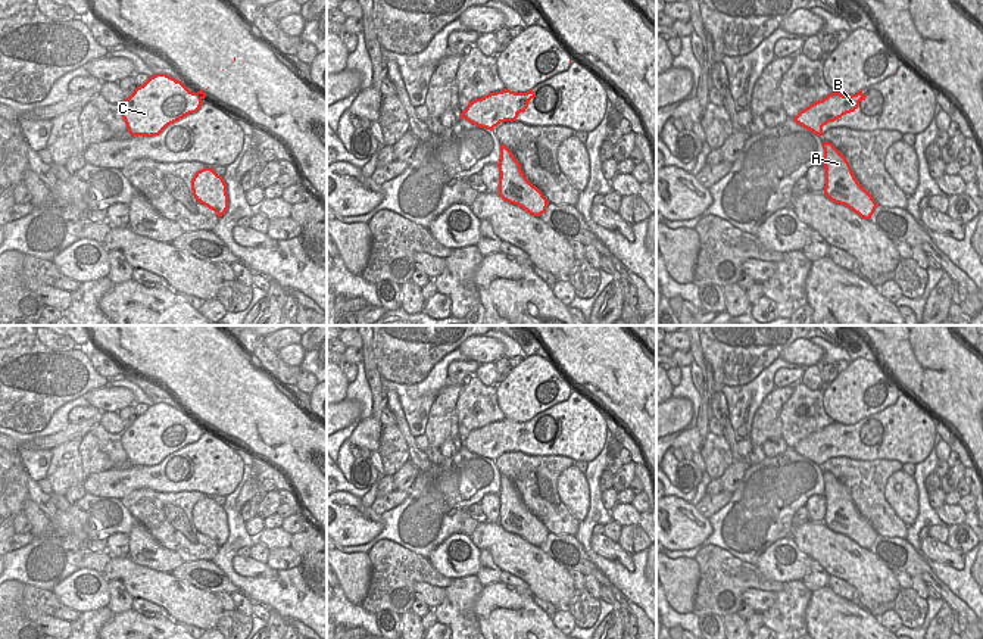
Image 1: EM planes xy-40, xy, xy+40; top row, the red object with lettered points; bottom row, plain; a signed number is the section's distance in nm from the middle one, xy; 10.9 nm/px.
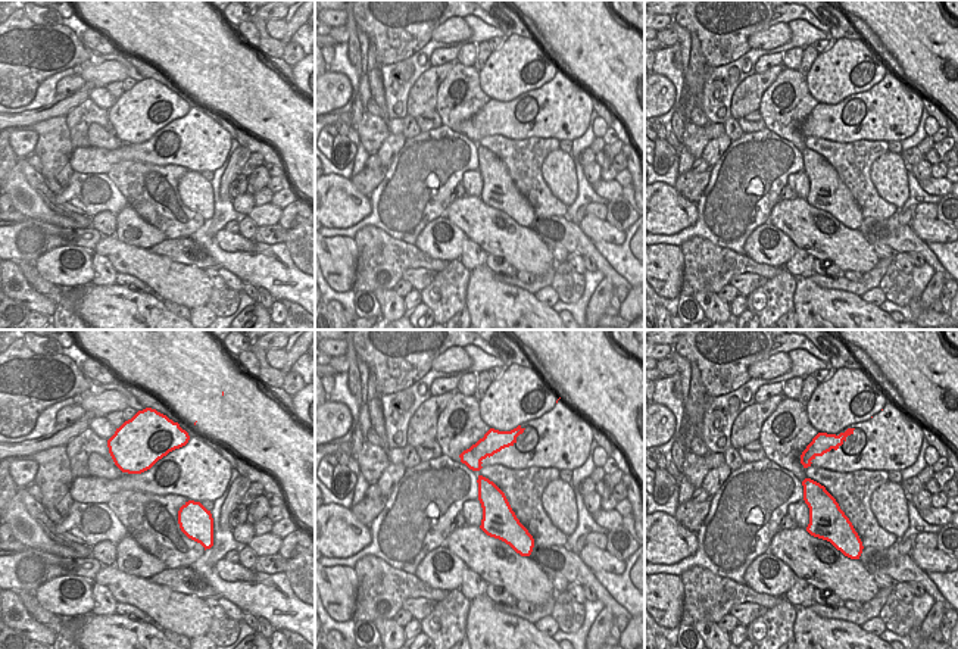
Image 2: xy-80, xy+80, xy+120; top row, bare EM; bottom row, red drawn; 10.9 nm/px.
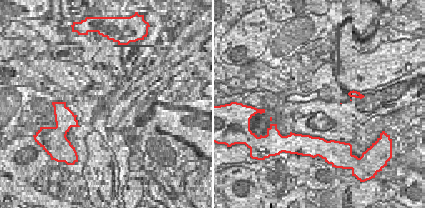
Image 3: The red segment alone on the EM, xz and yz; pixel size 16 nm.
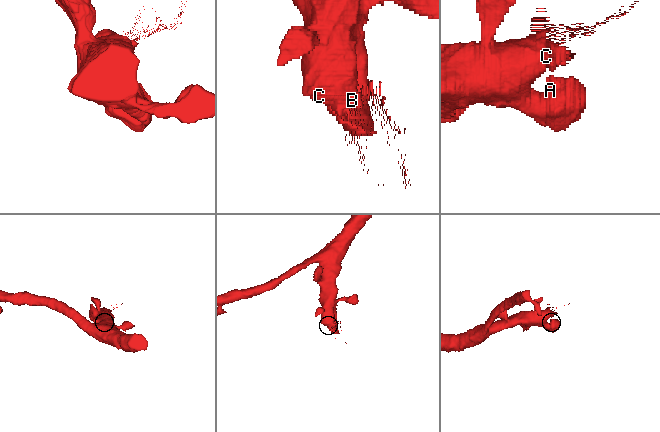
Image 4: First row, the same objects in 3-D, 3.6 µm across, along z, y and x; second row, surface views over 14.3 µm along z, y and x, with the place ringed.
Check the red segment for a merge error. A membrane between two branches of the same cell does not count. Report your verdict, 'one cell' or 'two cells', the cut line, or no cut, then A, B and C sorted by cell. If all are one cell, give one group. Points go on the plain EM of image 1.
one cell; no cut; A B C

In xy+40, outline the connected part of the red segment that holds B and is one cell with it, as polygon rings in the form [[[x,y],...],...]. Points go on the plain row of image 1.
[[[858,421],[852,426],[843,426],[840,423],[831,423],[823,430],[818,430],[803,440],[801,440],[793,449],[796,453],[812,461],[817,465],[823,465],[823,456],[828,452],[834,452],[846,443],[855,442],[861,430],[865,430],[867,424]]]

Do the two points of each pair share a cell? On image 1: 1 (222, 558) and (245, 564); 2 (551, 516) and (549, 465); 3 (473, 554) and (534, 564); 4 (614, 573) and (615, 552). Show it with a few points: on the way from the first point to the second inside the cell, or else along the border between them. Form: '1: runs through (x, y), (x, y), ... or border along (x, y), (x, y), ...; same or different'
1: border along (231, 558), (231, 567), (239, 574), (262, 577); different
2: border along (518, 489), (556, 495); different
3: border along (468, 536), (480, 549); different
4: border along (592, 549), (634, 570); different

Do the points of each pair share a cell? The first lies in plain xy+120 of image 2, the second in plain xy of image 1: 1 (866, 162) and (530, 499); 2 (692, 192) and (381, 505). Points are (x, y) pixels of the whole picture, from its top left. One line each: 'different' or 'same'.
1: different
2: same

